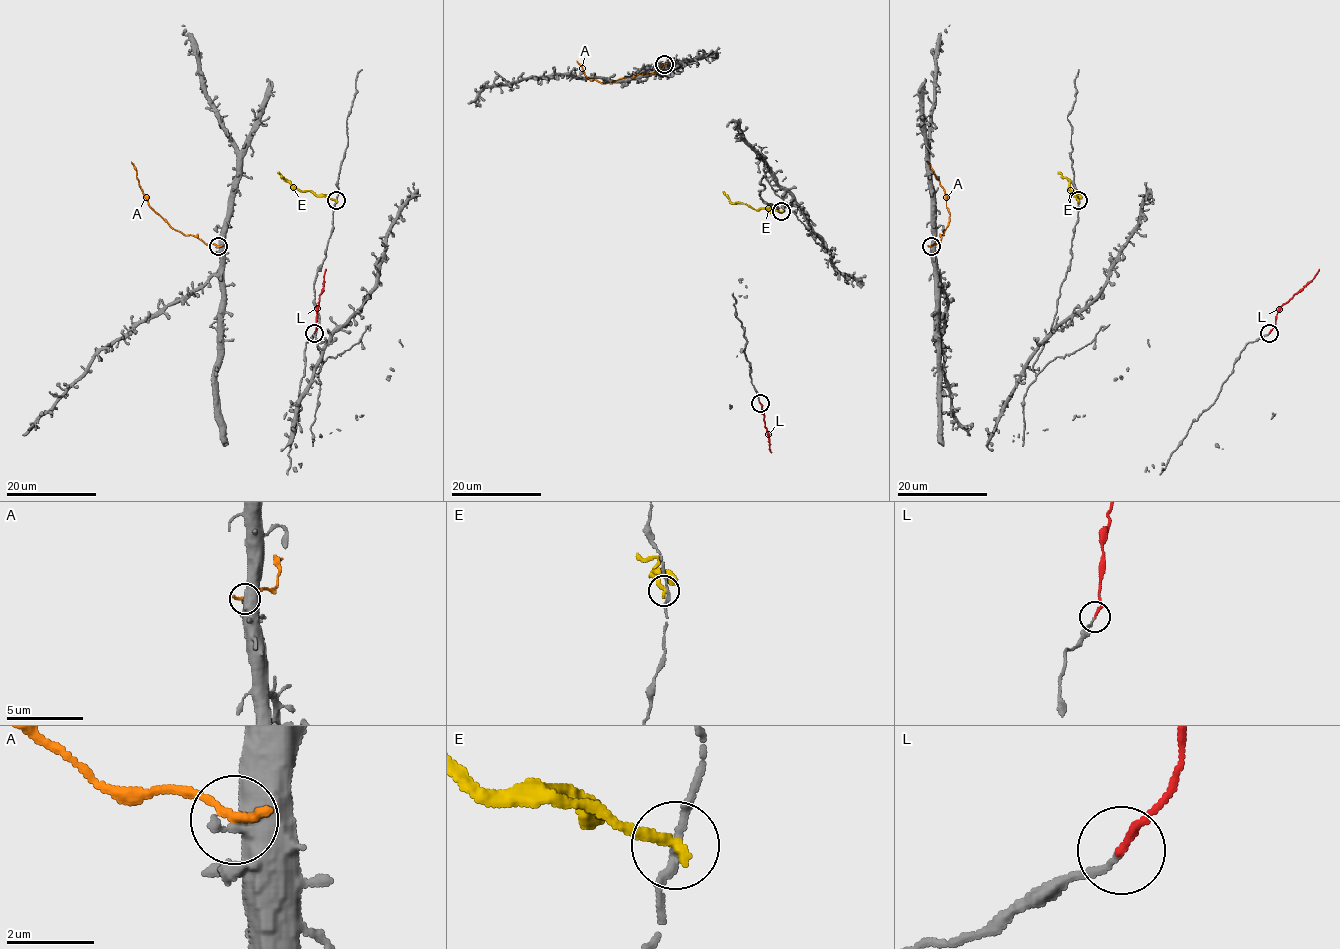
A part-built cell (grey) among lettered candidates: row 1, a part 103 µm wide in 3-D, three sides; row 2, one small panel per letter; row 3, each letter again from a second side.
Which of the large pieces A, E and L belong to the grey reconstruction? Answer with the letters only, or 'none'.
L

